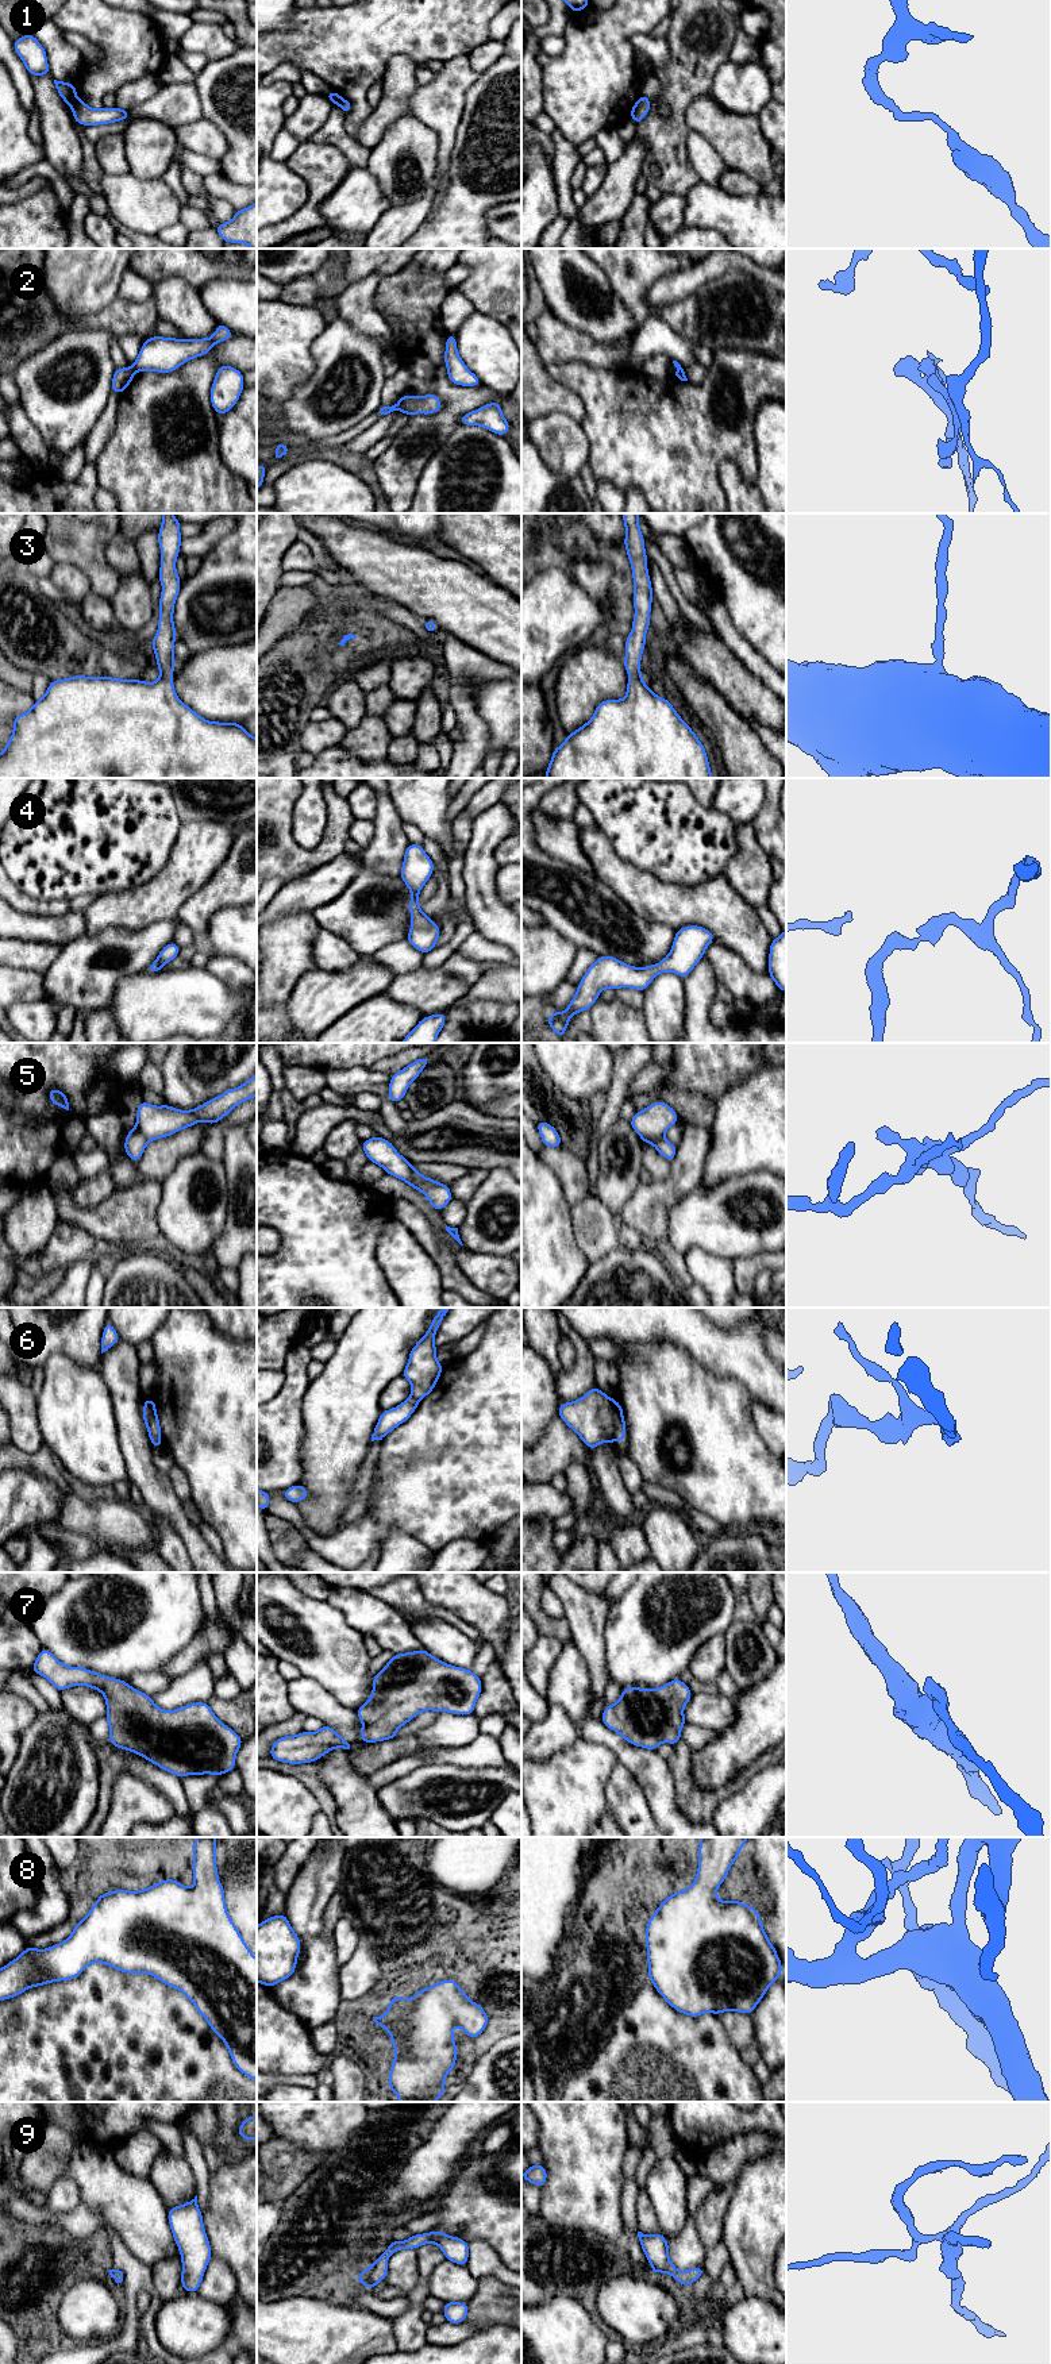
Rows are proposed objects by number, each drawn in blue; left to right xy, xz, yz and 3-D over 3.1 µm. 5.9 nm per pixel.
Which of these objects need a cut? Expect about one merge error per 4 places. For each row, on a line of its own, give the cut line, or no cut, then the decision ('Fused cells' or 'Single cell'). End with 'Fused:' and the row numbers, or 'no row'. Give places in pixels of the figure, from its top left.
1: Split along xy (77, 97), (72, 107). Fused cells
2: Split along xy (131, 366), (135, 370). Fused cells
3: No split. Single cell
4: No split. Single cell
5: Split along xz (411, 1167), (411, 1179), (416, 1185), (441, 1185). Fused cells
6: Split along yz (613, 1400), (613, 1433), (616, 1439). Fused cells
7: No split. Single cell
8: No split. Single cell
9: No split. Single cell
Fused: 1, 2, 5, 6

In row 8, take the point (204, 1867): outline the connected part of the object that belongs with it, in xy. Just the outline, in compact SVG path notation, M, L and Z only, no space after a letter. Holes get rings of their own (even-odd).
M196 1837L192 1845L193 1887L185 1887L177 1879L163 1879L140 1891L119 1888L103 1893L89 1913L74 1924L65 1941L46 1949L28 1945L0 1968L0 2001L15 1998L32 1987L74 1979L92 1963L103 1963L124 1974L145 1972L181 1991L224 2041L234 2065L257 2082L257 1957L226 1909L224 1888L217 1876L216 1840Z

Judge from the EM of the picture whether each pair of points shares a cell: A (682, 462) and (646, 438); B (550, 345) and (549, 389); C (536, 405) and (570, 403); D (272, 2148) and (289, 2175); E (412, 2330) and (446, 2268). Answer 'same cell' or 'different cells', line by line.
A: same cell
B: different cells
C: same cell
D: same cell
E: different cells

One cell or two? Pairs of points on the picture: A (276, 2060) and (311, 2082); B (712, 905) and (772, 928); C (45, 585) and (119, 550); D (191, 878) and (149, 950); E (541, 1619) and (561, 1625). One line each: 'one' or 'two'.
A: two
B: two
C: two
D: two
E: one

